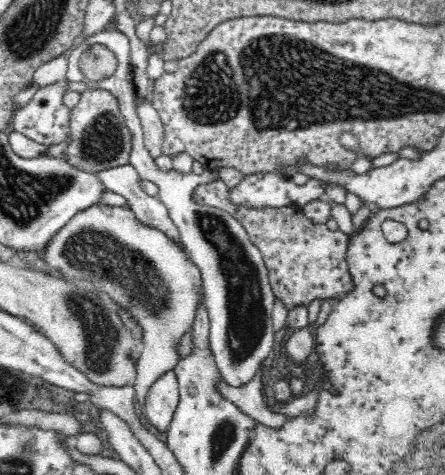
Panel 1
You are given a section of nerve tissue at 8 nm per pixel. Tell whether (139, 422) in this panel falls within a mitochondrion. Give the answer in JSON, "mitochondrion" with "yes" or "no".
{"mitochondrion":"no"}

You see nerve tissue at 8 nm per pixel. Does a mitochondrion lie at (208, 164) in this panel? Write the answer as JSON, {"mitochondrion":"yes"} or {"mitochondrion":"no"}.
{"mitochondrion":"no"}

